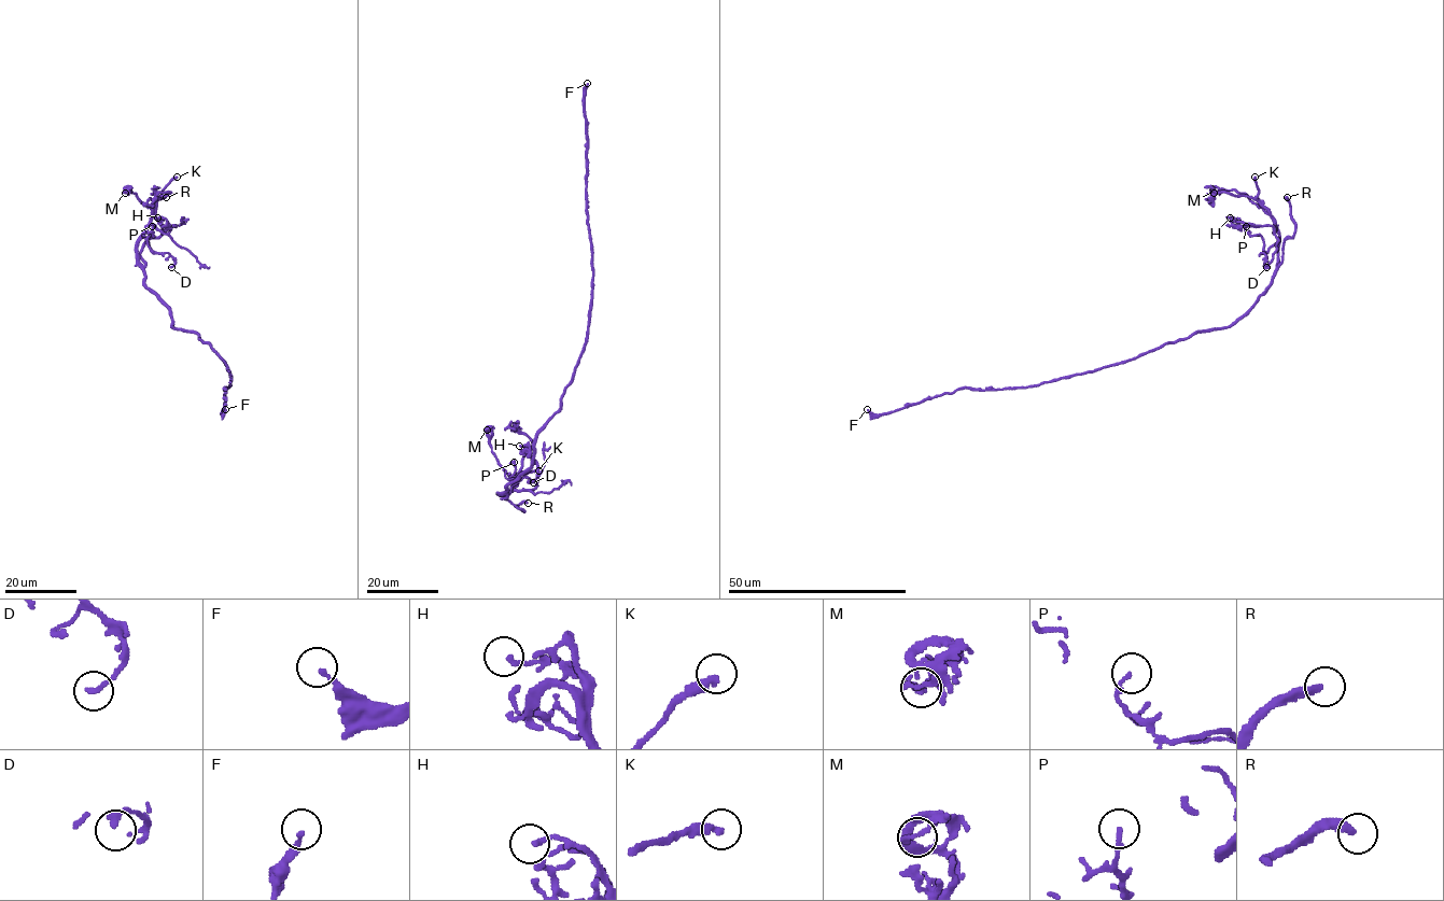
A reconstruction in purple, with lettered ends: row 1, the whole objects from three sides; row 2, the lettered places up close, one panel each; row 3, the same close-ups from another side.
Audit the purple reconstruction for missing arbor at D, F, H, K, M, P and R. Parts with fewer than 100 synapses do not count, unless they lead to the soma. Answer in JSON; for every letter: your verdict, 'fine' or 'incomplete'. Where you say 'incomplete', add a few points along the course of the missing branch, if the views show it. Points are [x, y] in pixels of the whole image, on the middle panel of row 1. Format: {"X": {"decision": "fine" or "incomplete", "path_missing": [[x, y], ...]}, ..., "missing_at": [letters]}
{"D": {"decision": "fine"}, "F": {"decision": "fine"}, "H": {"decision": "fine"}, "K": {"decision": "fine"}, "M": {"decision": "fine"}, "P": {"decision": "fine"}, "R": {"decision": "incomplete", "path_missing": [[528, 503], [541, 520]]}, "missing_at": ["R"]}

